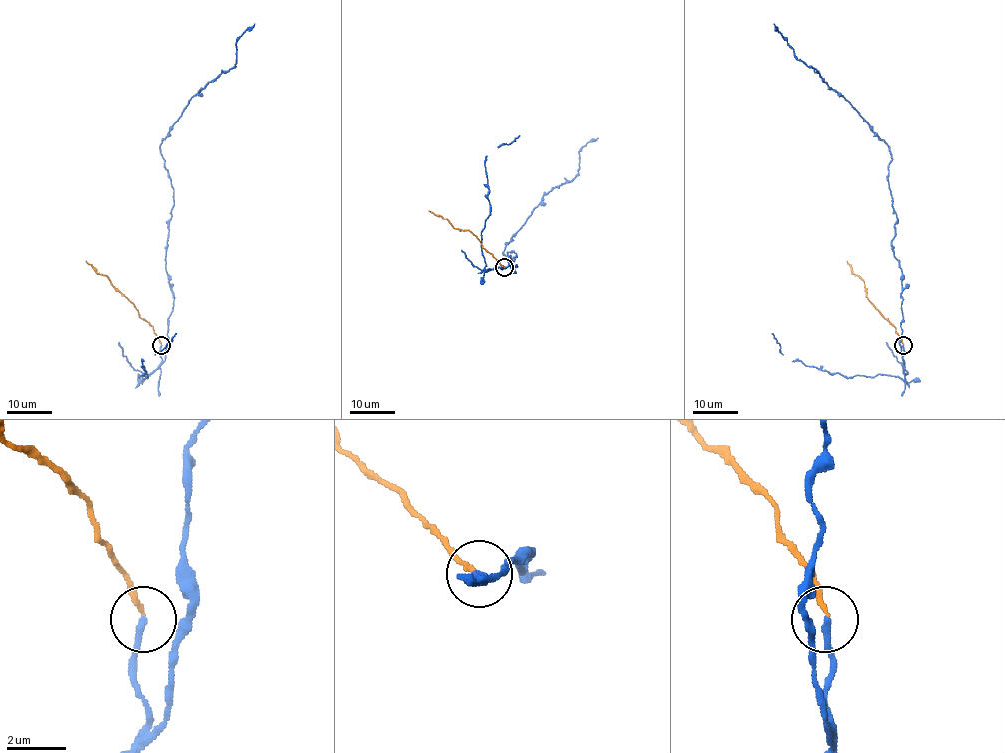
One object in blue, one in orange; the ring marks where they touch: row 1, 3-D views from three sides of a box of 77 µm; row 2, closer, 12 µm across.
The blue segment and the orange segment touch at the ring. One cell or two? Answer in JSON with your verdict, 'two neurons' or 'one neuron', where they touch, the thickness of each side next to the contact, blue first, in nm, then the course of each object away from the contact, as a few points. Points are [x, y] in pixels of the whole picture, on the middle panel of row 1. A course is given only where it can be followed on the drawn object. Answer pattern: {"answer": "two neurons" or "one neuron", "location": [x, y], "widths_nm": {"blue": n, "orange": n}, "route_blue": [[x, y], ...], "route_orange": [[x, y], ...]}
{"answer": "two neurons", "location": [504, 267], "widths_nm": {"blue": 240, "orange": 150}, "route_blue": [[504, 266], [516, 266], [502, 253], [513, 236], [598, 138]], "route_orange": [[504, 266], [468, 230], [454, 228], [446, 219], [429, 211]]}

